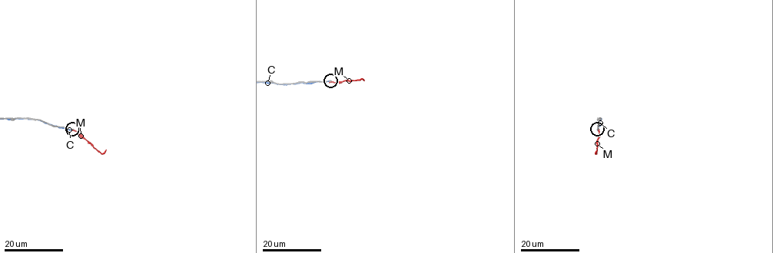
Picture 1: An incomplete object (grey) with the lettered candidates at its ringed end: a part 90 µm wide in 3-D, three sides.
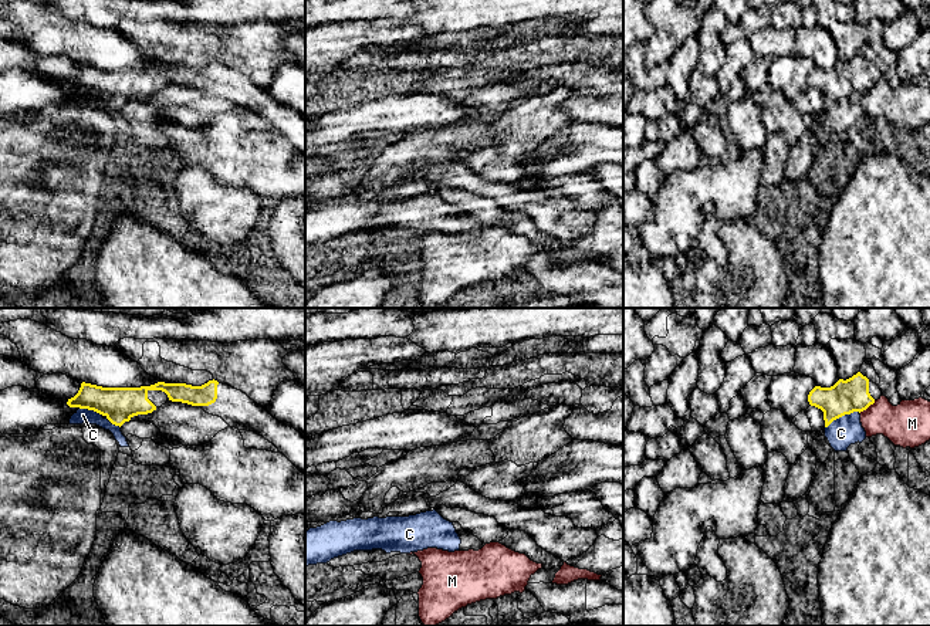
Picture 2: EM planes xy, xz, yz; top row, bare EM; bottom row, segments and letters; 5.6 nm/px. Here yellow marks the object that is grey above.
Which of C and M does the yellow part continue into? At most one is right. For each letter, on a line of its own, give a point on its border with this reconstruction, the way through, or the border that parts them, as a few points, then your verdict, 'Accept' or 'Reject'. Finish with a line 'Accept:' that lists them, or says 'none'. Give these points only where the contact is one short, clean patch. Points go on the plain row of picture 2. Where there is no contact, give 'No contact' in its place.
C: Touches yellow at yz (842, 97). Reject
M: Touches yellow at yz (866, 90). Boundary: yz (875, 83), (859, 94). Reject
Accept: none

